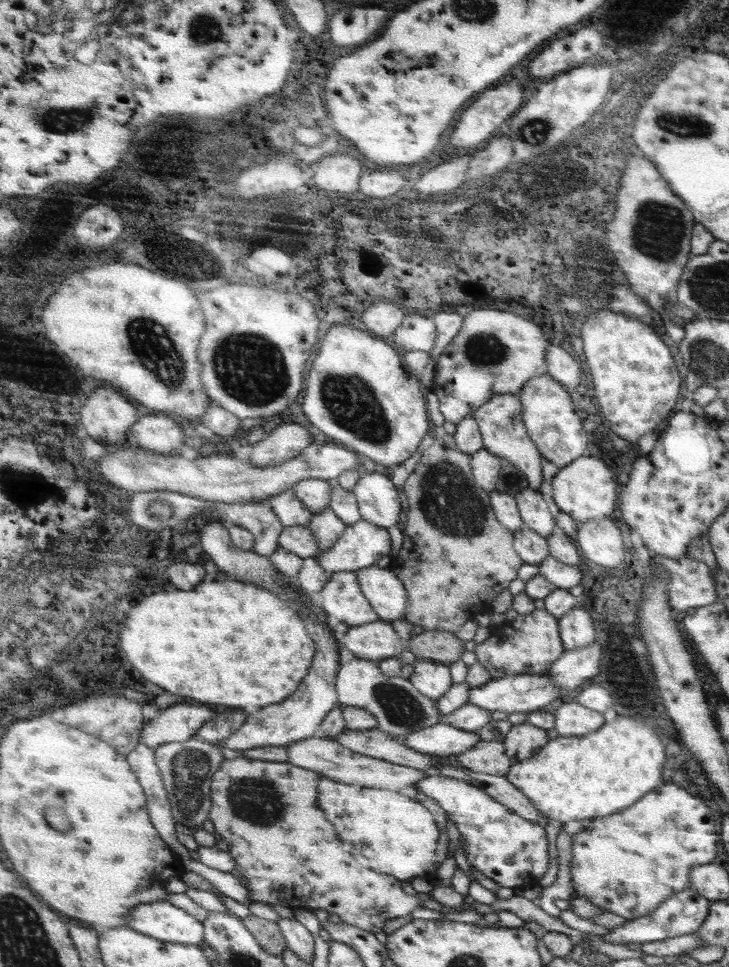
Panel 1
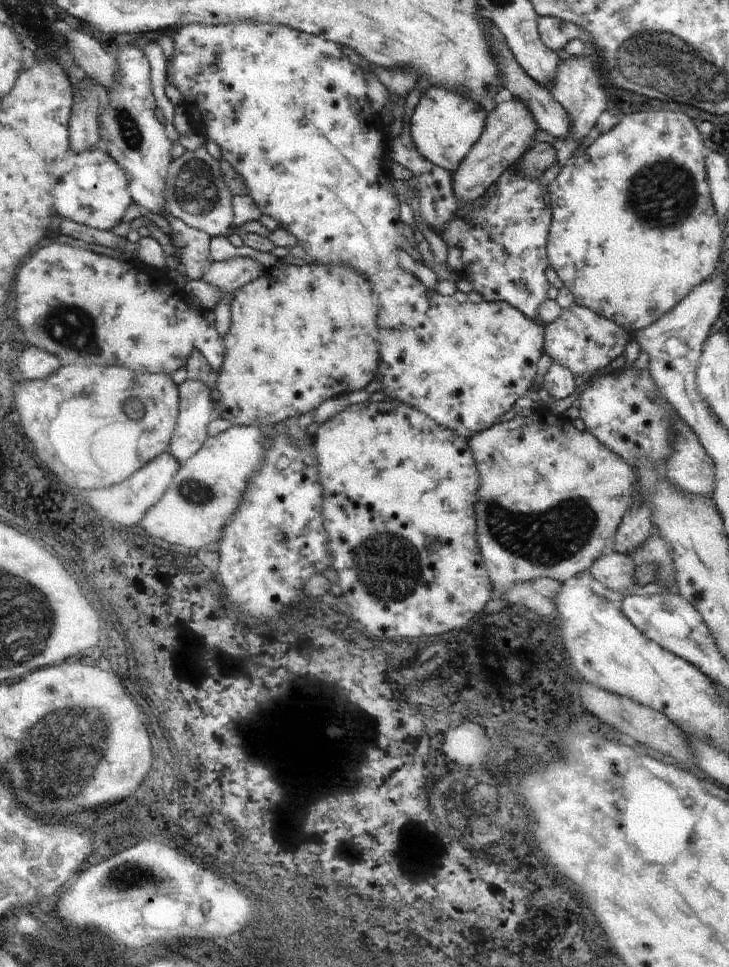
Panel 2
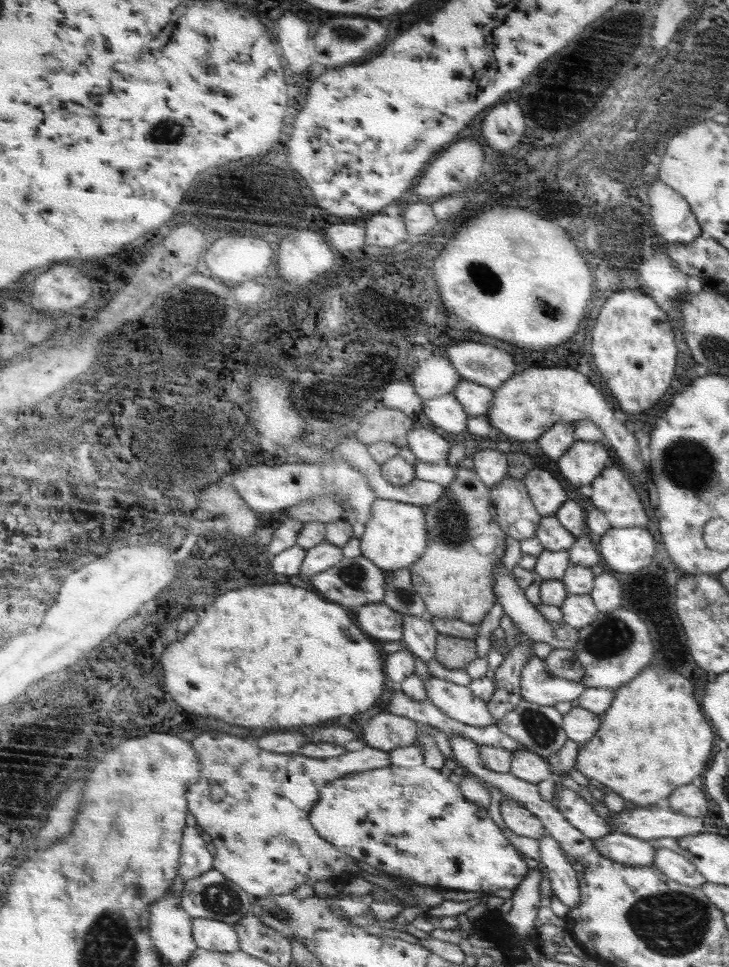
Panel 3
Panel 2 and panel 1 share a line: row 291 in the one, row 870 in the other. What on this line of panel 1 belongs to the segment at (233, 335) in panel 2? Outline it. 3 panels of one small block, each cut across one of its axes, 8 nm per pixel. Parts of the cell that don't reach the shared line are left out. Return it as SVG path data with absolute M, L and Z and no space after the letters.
M229 756L215 772L211 788L215 836L229 844L239 862L237 870L253 888L253 902L273 902L309 912L325 908L351 926L381 932L387 920L409 916L423 902L407 894L399 878L361 866L343 848L337 828L317 806L319 780L319 772L289 762Z

